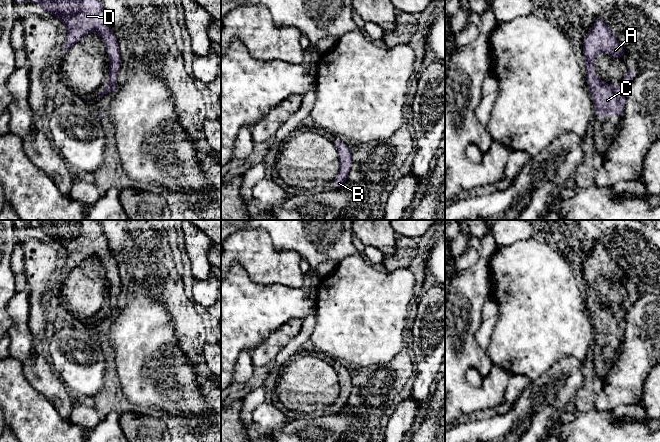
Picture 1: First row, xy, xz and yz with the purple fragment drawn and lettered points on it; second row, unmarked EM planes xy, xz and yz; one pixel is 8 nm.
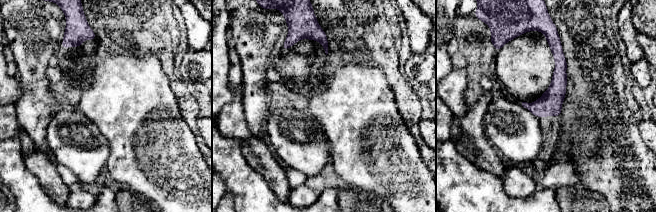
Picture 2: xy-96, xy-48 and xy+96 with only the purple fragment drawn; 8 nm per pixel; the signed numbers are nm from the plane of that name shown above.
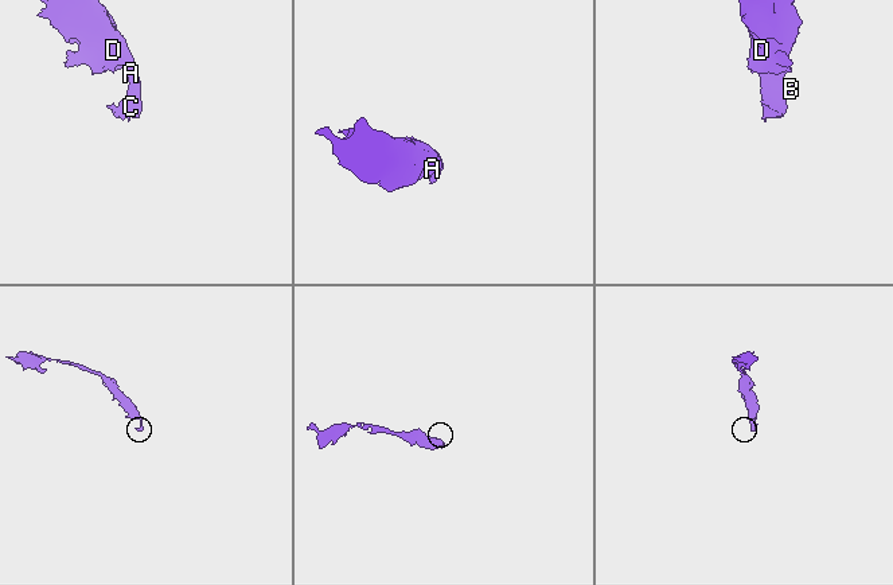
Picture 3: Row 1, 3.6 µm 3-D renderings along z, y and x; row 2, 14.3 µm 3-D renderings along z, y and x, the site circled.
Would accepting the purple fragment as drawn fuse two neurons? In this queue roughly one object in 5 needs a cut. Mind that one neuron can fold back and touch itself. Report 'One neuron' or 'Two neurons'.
One neuron

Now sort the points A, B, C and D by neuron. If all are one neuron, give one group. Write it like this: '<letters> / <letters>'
A B C D

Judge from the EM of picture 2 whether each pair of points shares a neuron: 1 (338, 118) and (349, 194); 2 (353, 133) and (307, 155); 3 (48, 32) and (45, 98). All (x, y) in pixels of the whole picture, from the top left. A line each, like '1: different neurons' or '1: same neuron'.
1: different neurons
2: different neurons
3: same neuron

